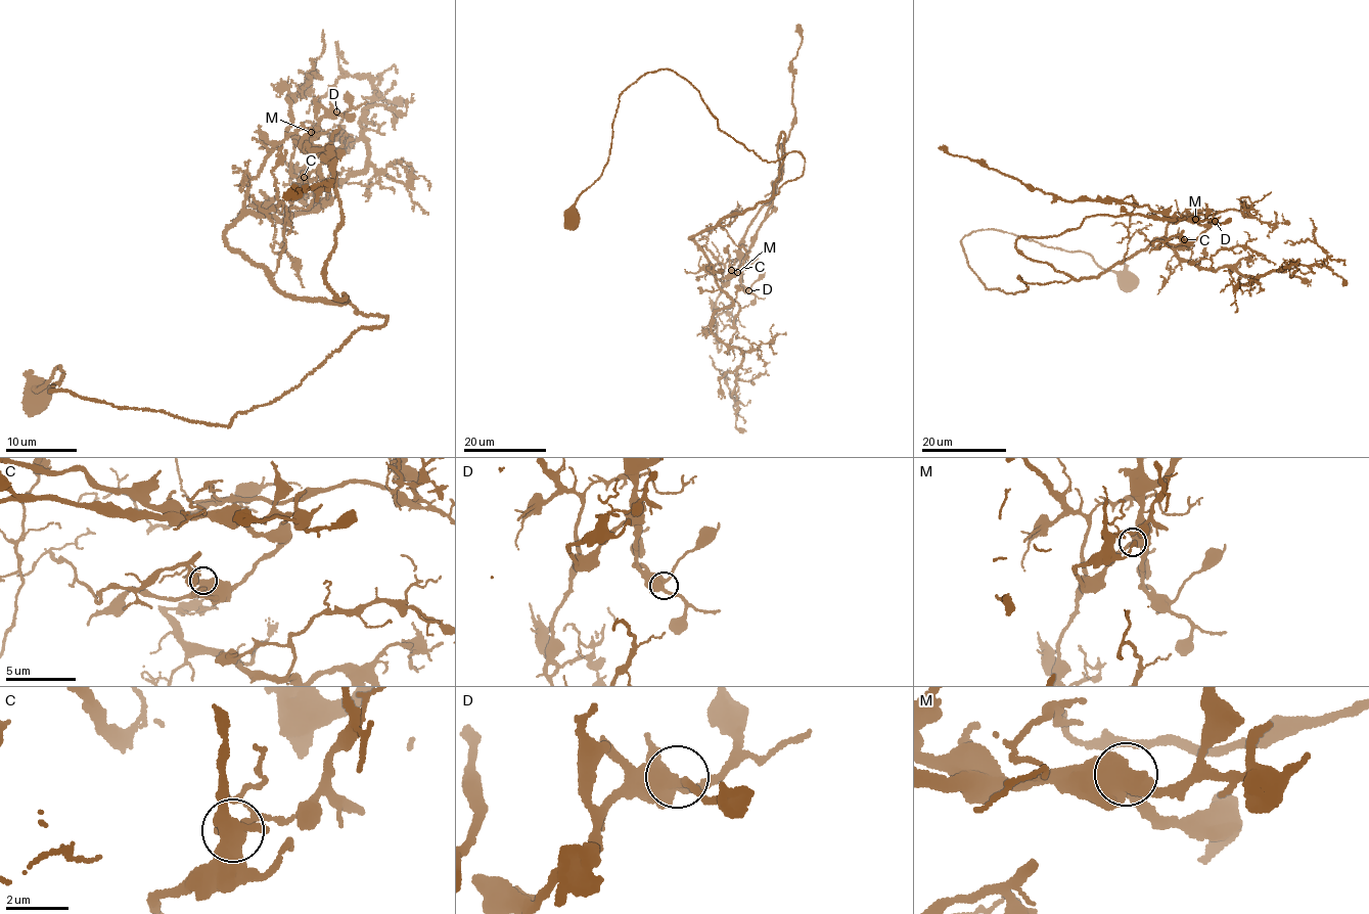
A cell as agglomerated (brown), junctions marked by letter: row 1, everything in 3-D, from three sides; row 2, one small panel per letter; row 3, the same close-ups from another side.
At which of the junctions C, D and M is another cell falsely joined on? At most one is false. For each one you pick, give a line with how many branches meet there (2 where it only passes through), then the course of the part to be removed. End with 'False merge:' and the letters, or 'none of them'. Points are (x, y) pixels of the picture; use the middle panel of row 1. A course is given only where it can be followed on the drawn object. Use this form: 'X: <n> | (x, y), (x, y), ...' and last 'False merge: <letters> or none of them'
C: 4 | (731, 271), (742, 264), (746, 256), (745, 248), (737, 245), (718, 224), (711, 233)
False merge: C

